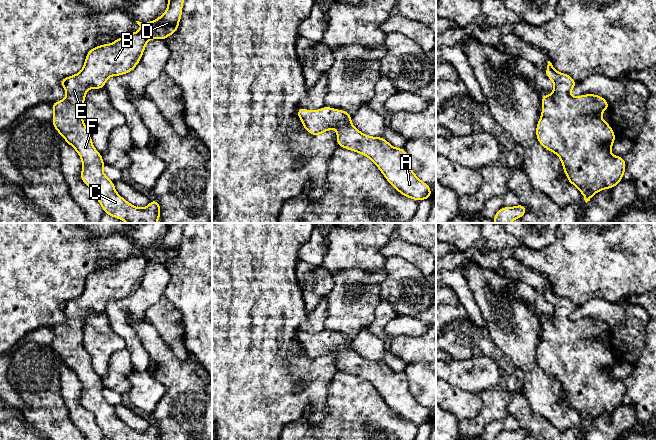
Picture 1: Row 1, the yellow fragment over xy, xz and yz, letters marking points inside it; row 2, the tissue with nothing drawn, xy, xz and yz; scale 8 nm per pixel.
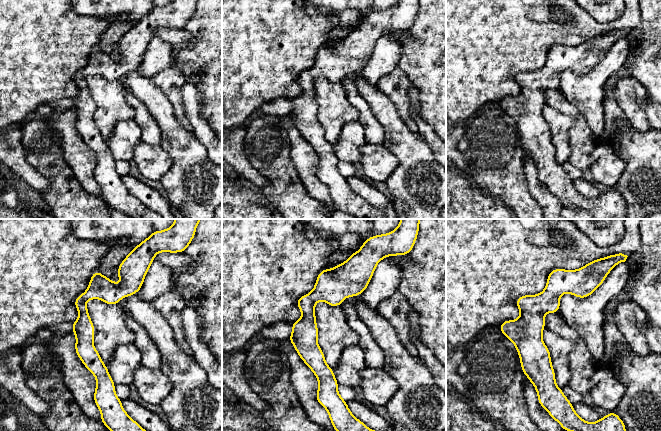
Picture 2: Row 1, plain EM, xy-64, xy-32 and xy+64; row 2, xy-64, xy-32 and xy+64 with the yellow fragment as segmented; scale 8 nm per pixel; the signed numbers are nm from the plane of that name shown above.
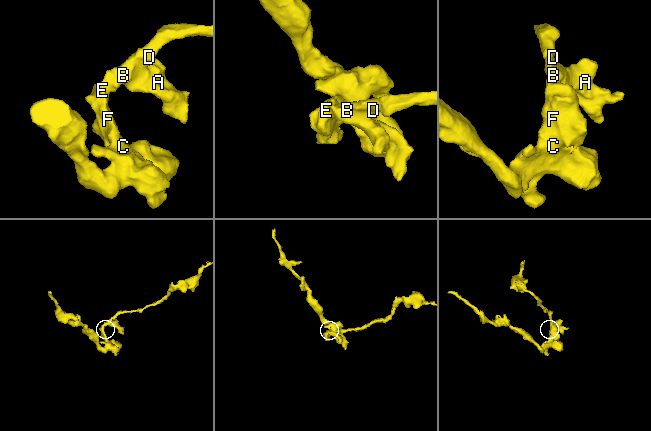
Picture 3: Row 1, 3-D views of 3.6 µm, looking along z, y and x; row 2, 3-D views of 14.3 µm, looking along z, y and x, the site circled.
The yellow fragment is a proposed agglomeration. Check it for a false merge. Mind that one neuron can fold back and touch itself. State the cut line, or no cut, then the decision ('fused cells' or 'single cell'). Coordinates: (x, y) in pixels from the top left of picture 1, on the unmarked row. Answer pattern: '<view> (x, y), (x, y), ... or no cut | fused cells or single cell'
no cut | single cell

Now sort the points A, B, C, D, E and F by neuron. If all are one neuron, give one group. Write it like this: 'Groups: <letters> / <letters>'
Groups: A B C D E F

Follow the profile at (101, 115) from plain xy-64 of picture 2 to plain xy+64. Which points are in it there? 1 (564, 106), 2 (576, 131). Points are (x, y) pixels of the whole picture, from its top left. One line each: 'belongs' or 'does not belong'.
1: does not belong
2: does not belong

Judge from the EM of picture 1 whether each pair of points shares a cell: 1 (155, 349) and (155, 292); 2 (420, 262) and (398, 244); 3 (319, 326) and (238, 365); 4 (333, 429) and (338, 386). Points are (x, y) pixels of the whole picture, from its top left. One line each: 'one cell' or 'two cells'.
1: two cells
2: one cell
3: two cells
4: one cell

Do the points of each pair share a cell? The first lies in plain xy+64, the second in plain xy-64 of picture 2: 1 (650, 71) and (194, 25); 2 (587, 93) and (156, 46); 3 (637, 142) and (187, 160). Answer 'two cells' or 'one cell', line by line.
1: one cell
2: one cell
3: one cell

